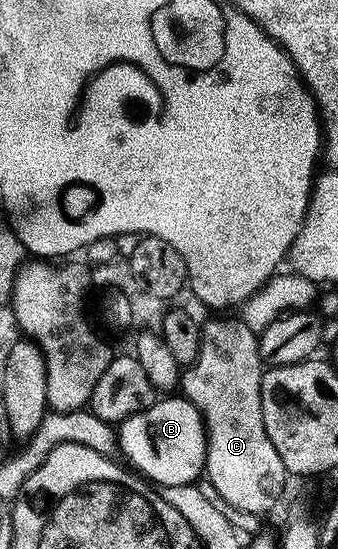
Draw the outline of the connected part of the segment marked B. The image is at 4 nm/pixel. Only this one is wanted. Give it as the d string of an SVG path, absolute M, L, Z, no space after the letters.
M166 397L162 400L155 402L148 410L126 419L119 426L119 452L124 453L132 463L130 465L144 479L159 488L195 486L206 470L205 419L184 397Z

